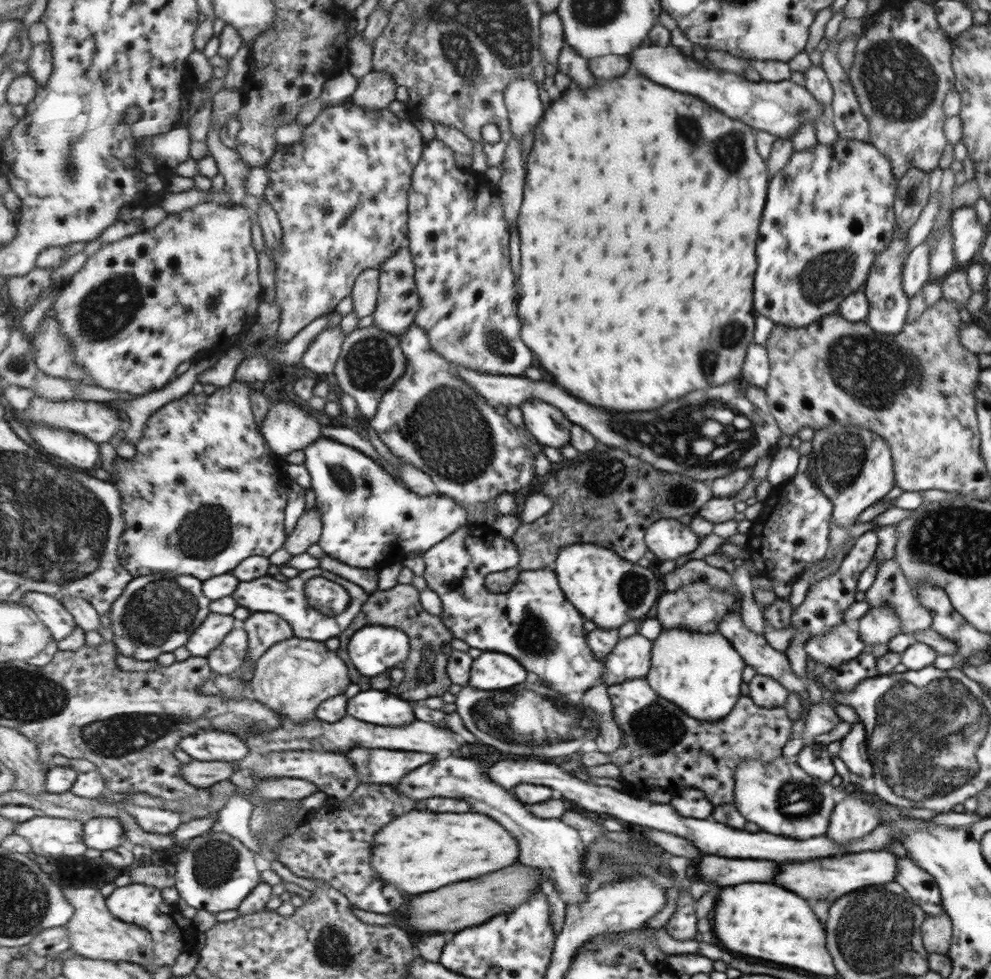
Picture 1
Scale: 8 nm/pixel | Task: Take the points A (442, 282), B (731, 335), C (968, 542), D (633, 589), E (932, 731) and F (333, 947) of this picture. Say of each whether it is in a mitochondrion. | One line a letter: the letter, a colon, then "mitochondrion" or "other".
A: other
B: mitochondrion
C: mitochondrion
D: mitochondrion
E: mitochondrion
F: mitochondrion

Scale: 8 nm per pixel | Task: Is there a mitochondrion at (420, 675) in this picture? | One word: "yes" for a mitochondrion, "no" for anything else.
yes

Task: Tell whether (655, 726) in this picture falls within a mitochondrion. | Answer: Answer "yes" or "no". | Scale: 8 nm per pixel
yes

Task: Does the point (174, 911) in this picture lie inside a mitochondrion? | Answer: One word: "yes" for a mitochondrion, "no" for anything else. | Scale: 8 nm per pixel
no

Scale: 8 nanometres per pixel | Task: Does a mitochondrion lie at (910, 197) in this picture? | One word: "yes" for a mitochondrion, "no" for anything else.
no

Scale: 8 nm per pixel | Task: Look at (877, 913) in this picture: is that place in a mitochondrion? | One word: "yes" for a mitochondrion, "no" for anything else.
yes

